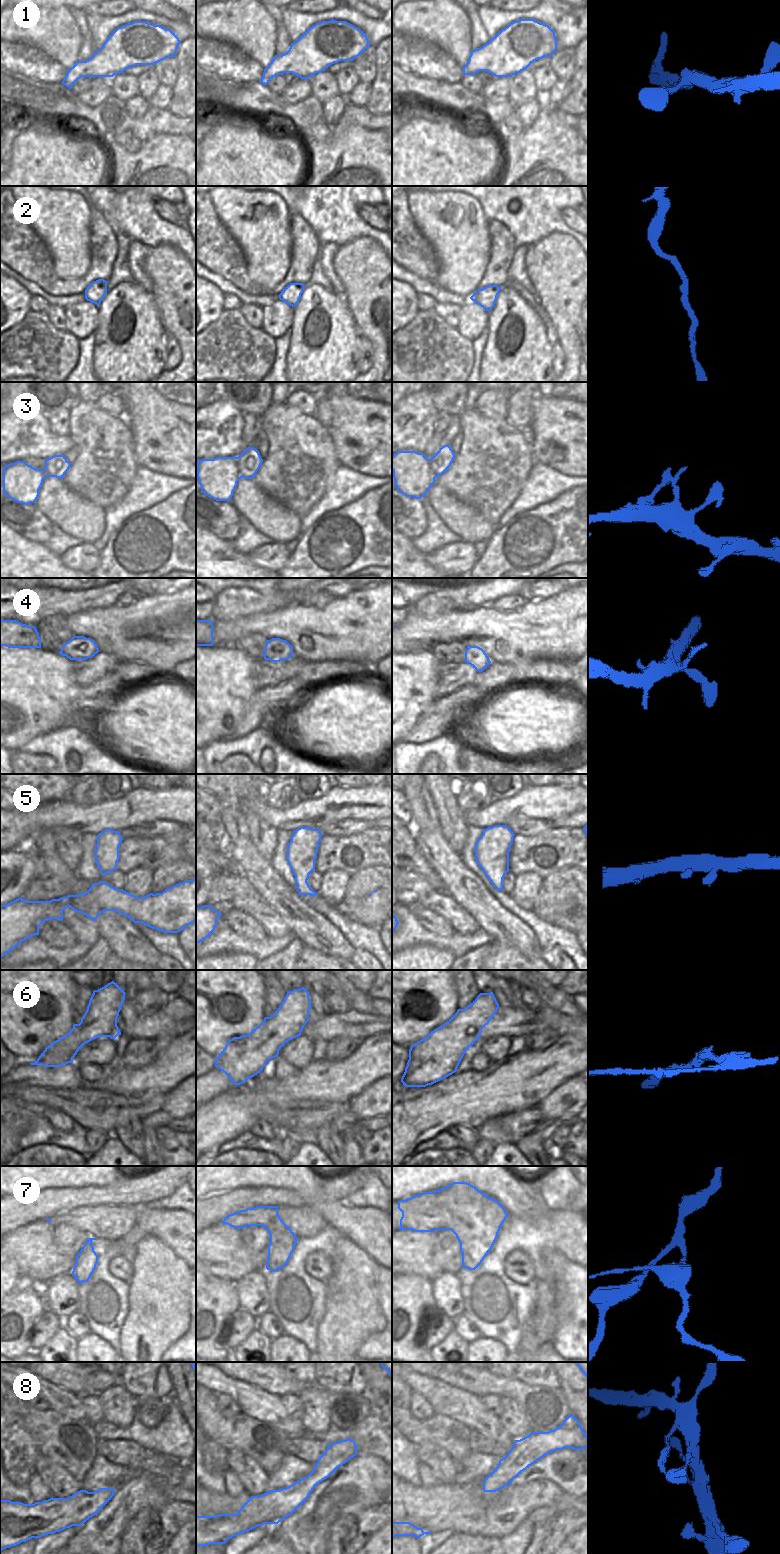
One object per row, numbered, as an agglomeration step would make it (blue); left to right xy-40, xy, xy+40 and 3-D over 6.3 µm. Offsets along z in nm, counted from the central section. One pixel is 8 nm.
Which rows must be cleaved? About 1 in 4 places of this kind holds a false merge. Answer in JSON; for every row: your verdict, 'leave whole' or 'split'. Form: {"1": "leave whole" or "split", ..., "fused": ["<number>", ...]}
{"1": "leave whole", "2": "leave whole", "3": "leave whole", "4": "leave whole", "5": "leave whole", "6": "leave whole", "7": "split", "8": "leave whole", "fused": ["7"]}

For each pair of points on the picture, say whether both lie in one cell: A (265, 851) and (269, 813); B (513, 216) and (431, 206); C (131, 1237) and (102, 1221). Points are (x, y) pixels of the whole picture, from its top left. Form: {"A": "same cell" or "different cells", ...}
{"A": "different cells", "B": "different cells", "C": "different cells"}

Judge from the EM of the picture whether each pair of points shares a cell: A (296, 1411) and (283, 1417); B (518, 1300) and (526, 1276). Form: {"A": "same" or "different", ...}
{"A": "different", "B": "different"}

